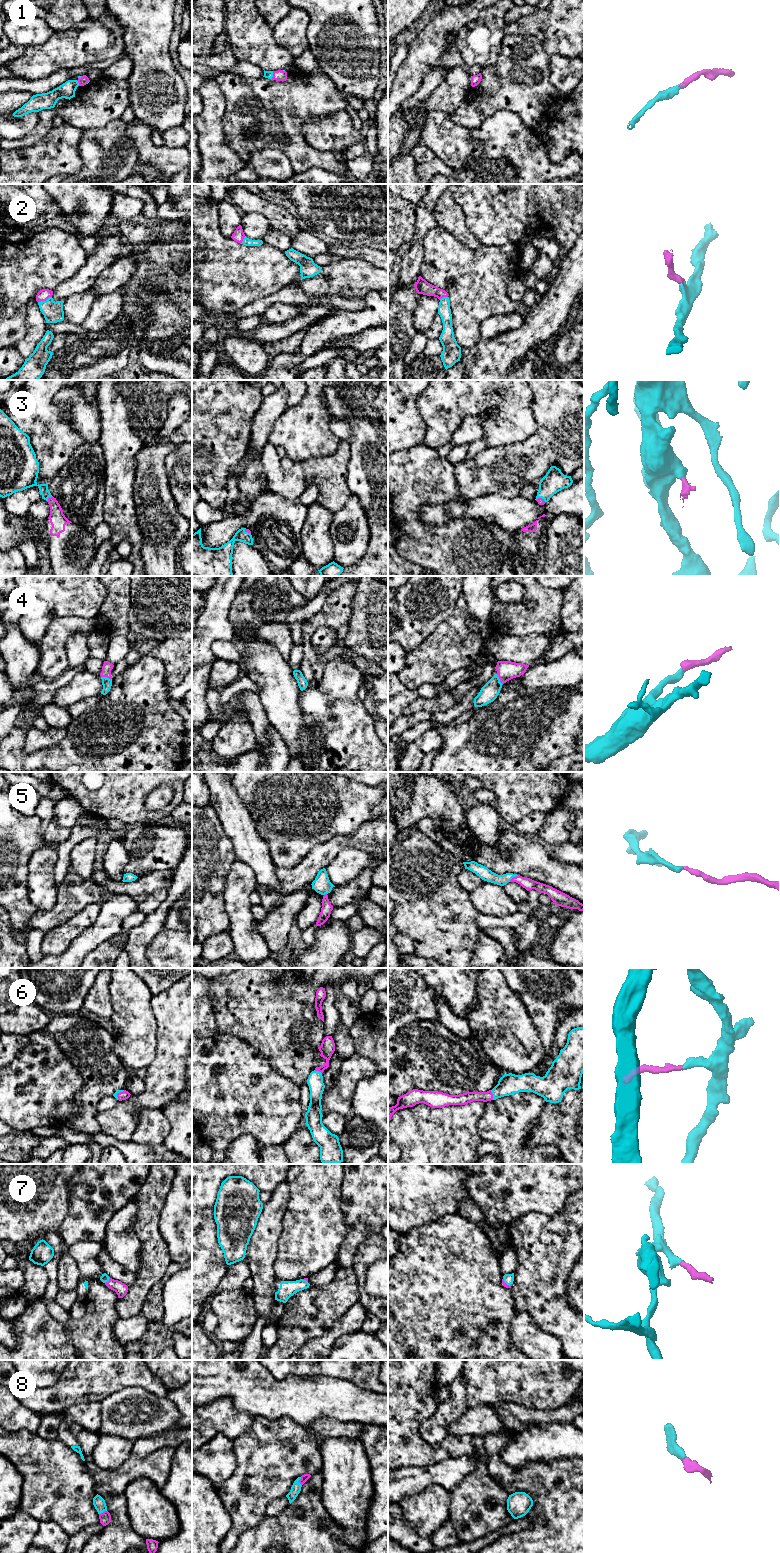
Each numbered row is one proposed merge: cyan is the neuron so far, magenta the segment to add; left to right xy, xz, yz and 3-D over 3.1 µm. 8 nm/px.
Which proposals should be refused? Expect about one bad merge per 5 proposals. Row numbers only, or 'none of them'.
none of them

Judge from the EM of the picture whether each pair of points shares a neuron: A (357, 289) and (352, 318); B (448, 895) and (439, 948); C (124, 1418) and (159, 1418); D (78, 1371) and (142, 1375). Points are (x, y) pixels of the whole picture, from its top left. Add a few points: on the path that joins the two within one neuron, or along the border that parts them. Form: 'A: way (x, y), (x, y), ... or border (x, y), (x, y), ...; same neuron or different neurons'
A: border (377, 291), (371, 291), (365, 298); different neurons
B: way (439, 907), (439, 925), (436, 929), (439, 935); same neuron
C: way (133, 1418), (150, 1418); same neuron
D: way (94, 1371), (126, 1371); same neuron

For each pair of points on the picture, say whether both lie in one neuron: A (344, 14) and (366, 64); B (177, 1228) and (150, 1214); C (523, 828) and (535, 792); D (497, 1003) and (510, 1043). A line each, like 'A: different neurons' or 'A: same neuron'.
A: same neuron
B: different neurons
C: different neurons
D: same neuron

